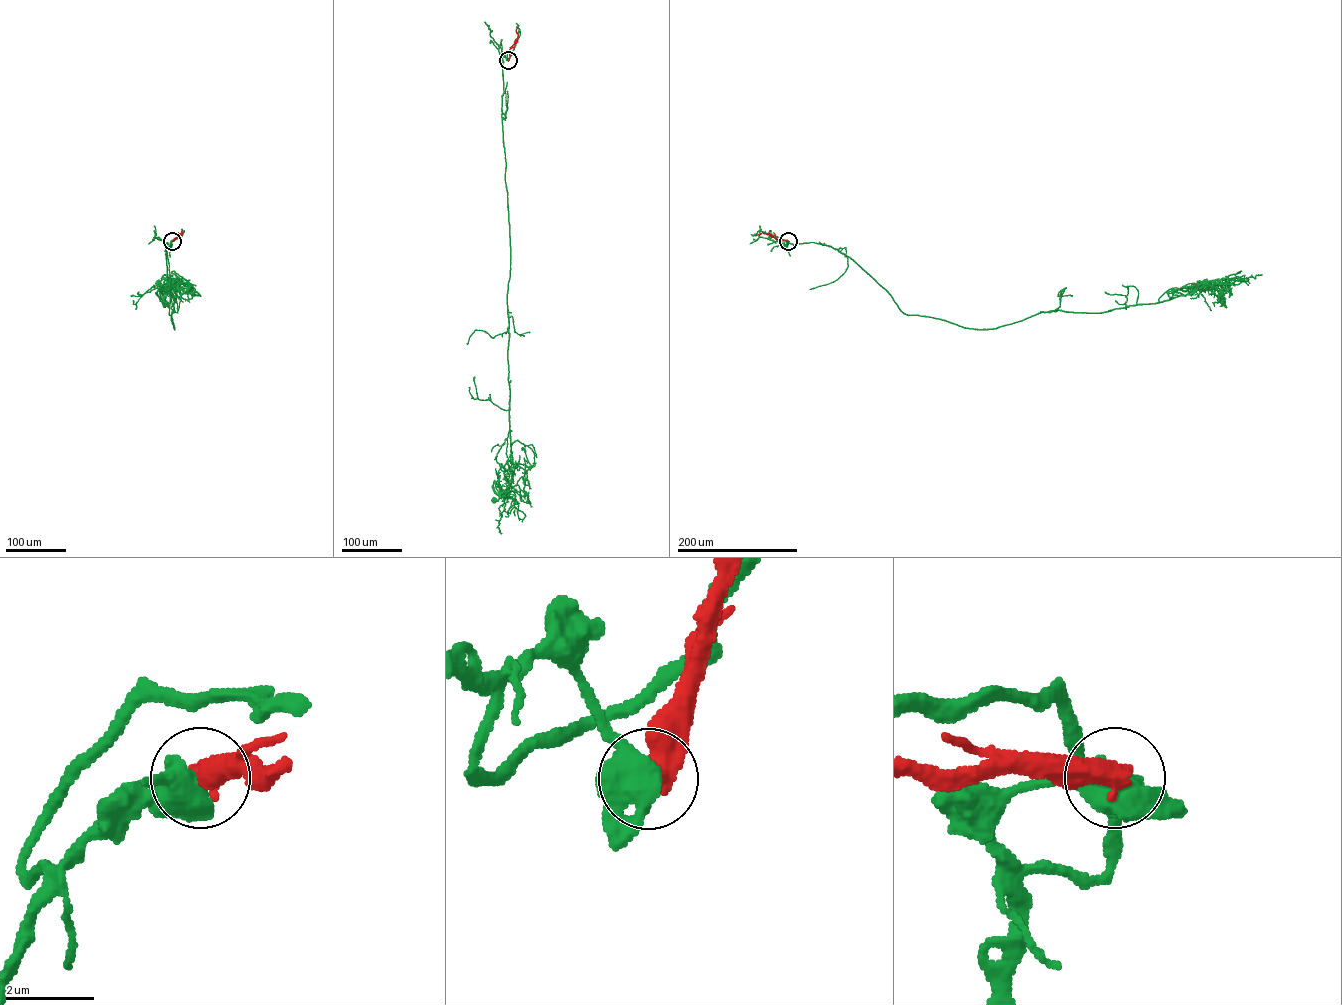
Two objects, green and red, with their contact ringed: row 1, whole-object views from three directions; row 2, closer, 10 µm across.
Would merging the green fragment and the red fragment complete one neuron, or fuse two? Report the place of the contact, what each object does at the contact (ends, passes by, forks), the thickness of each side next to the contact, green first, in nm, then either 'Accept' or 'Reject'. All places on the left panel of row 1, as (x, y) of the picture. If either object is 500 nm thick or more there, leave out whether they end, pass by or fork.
Place: (172, 241). Thickness 480 nm (green) against 600 nm. Reject

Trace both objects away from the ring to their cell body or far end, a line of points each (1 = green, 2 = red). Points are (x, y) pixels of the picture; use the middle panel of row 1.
1: (508, 60), (502, 55), (513, 469), (511, 484), (497, 500), (494, 499)
2: (508, 60), (509, 50), (518, 35), (517, 27)

